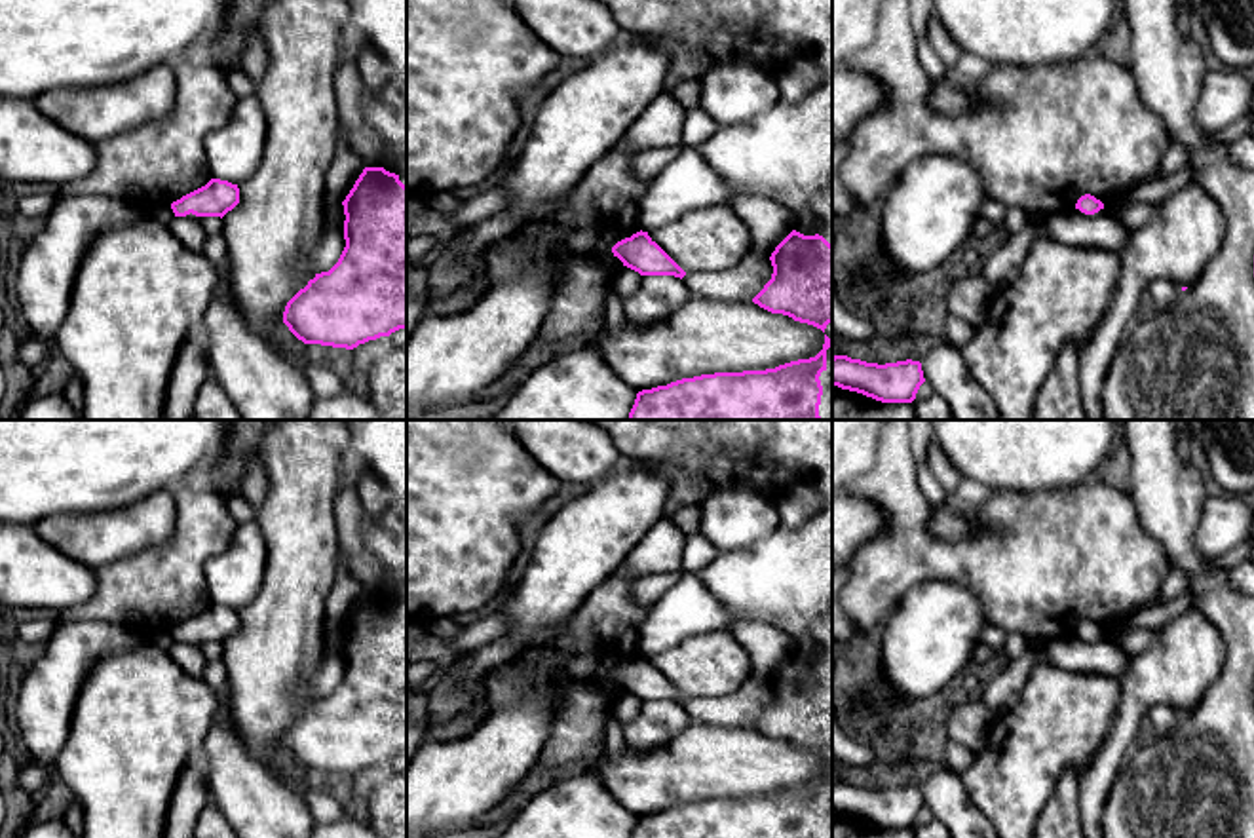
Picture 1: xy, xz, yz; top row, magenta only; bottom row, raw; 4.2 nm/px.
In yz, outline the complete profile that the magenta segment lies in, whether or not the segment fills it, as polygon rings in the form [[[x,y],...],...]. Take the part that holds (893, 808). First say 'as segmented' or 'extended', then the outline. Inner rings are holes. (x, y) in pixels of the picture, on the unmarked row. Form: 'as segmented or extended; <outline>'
as segmented; [[[847,781],[832,783],[832,811],[882,828],[912,828],[925,808],[920,787],[866,789]]]

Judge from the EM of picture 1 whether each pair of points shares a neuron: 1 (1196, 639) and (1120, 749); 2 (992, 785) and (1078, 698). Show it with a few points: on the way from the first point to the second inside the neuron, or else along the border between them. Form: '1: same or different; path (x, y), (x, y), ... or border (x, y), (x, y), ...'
1: same; path (1169, 666), (1137, 698), (1127, 723)
2: same; path (1013, 764), (1059, 719)

